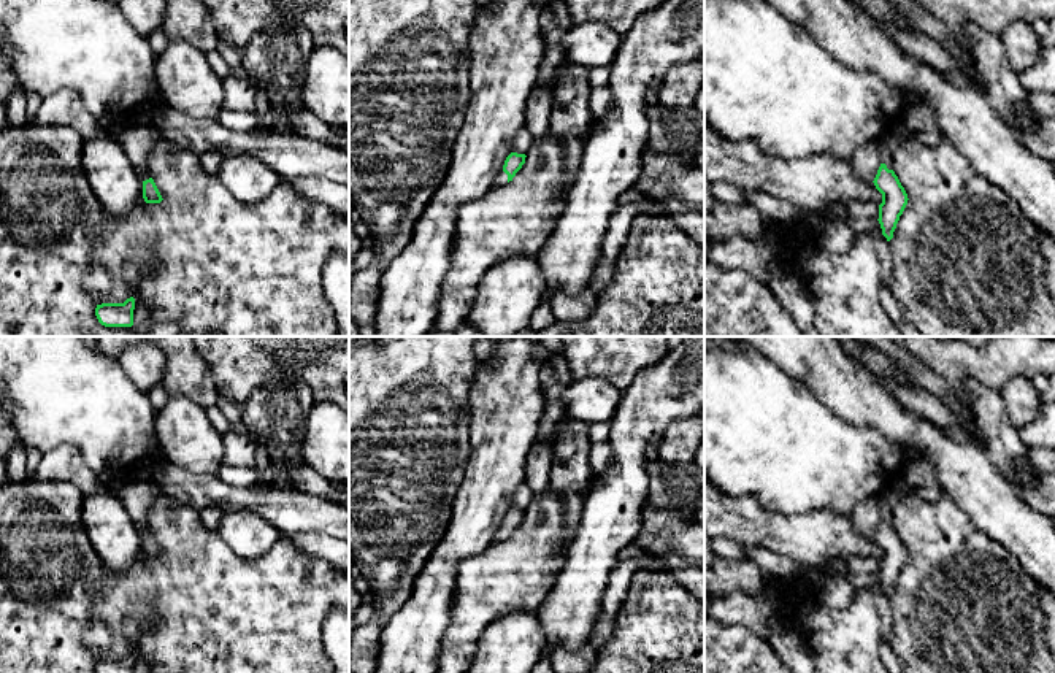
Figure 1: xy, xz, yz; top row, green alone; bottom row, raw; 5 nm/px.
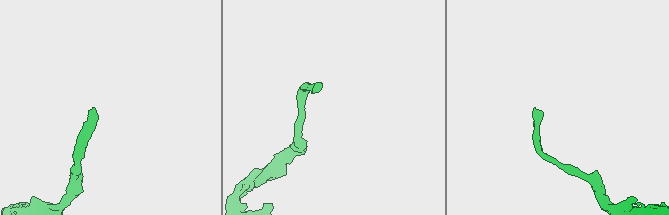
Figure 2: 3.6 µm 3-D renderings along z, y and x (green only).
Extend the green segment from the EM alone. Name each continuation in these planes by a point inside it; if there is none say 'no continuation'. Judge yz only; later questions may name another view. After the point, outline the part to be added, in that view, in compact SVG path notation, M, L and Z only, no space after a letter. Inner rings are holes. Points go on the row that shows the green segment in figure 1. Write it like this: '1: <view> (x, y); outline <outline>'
1: yz (895, 135); outline M896 122L887 135L879 141L879 149L880 149L880 163L885 163L888 170L893 168L892 160L893 160L893 152L895 149L904 141L906 133L904 129Z

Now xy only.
1: xy (138, 138); outline M140 117L124 129L109 130L108 133L122 144L141 181L149 179L148 159L154 146L162 140L159 129L148 117Z

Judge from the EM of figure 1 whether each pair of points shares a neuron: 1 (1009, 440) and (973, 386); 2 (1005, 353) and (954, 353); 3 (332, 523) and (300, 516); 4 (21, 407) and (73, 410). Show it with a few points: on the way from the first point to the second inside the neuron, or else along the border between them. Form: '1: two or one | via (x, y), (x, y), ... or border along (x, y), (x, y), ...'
1: one | via (997, 427), (981, 399)
2: one | via (992, 356), (966, 356)
3: one | via (324, 516), (308, 516)
4: one | via (34, 407), (61, 407)

